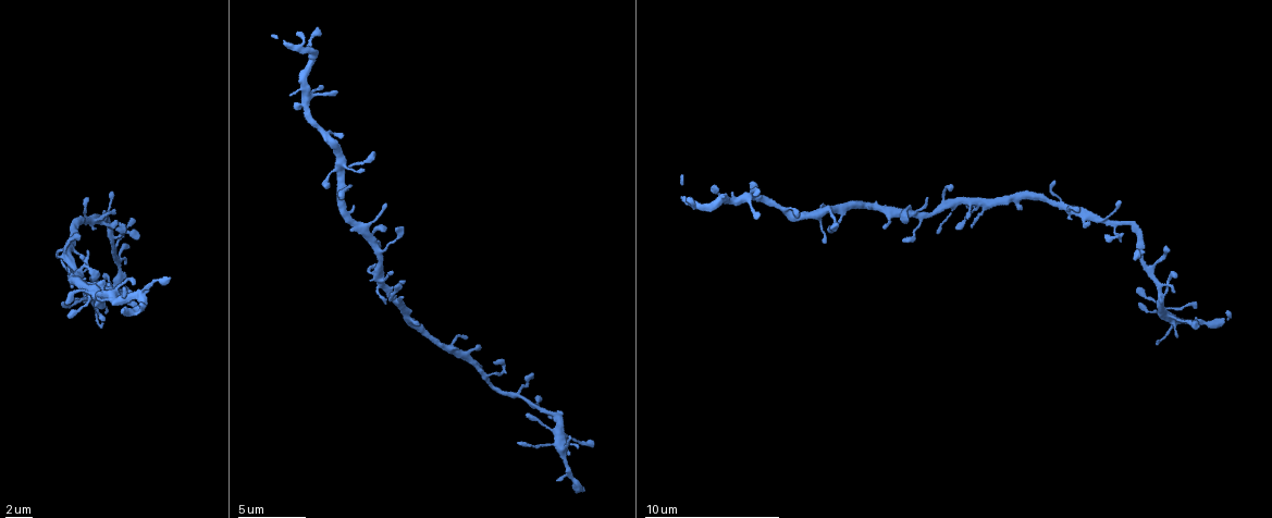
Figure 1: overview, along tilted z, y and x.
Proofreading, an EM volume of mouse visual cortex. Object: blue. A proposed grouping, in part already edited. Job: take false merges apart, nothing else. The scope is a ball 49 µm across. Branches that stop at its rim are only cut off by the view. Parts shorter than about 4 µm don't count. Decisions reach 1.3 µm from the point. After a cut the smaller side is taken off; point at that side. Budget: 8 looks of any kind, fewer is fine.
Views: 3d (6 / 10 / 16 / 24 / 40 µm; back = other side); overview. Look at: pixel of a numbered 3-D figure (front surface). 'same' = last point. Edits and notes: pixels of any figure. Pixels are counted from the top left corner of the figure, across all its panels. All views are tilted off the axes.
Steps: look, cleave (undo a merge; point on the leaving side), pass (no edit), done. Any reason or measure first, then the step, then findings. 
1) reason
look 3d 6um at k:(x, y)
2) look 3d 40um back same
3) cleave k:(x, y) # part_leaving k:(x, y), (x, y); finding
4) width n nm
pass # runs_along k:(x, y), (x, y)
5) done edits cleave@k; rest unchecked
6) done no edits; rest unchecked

three arms meet
look 3d 10um at 1:(350, 212)

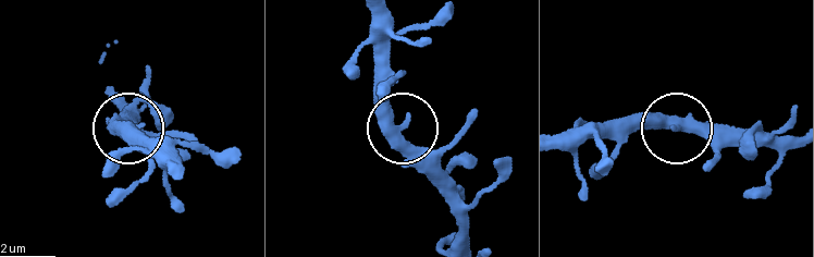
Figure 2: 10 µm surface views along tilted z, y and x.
width 340 nm
pass # continuous, no second neuron

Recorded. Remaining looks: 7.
look 3d 10um at 1:(959, 198)

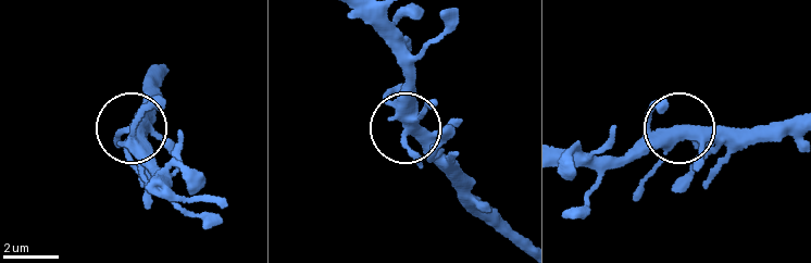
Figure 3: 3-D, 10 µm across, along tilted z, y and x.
width 450 nm
pass # runs_along 3:(700, 127), (681, 127), (769, 136); all the same neuron

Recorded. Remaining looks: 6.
two arms in line, one across
look 3d 10um at 1:(441, 344)

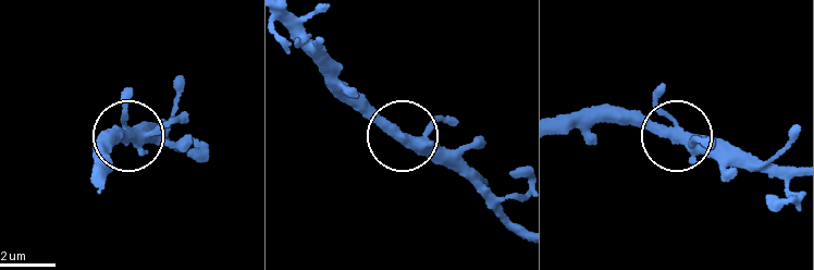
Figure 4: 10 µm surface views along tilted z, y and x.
width 310 nm
pass # all the same neuron

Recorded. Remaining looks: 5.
sudden change in width
look 3d 10um at 1:(121, 272)

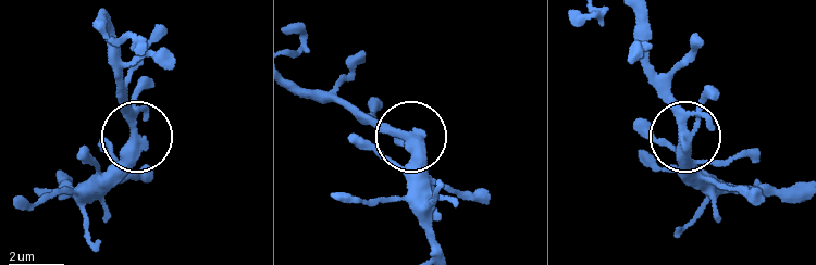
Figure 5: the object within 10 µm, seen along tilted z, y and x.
pass # runs_along 5:(292, 87), (422, 138), (427, 171); continuous, no second neuron

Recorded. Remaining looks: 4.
done no edits; rest unchecked

